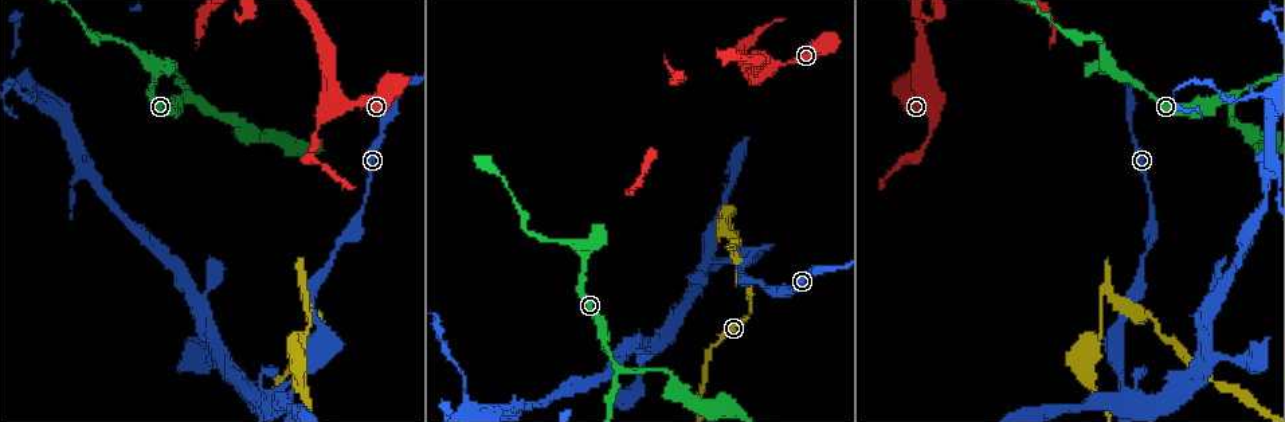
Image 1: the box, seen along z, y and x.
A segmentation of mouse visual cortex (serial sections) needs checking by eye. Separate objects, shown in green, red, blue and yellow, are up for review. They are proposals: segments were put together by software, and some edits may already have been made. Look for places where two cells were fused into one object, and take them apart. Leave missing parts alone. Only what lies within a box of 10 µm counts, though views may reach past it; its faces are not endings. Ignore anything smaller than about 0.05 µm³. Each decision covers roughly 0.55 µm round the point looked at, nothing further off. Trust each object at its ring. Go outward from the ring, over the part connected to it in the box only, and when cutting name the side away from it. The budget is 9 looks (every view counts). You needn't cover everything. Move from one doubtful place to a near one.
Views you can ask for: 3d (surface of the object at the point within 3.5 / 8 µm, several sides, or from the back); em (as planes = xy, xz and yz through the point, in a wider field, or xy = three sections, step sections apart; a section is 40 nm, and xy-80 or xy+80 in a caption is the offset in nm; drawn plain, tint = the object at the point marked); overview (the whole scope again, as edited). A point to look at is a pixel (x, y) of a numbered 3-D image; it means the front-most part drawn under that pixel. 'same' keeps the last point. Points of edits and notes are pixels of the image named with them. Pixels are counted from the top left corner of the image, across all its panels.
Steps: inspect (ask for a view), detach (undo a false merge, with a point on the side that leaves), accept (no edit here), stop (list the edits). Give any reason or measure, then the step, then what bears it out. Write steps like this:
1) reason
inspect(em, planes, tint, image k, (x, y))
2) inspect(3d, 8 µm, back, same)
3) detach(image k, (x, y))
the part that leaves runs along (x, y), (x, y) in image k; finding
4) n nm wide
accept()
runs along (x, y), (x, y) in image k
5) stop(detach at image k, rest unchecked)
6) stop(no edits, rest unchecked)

branch point
inspect(3d, 3.5 µm, image 1, (586, 245))

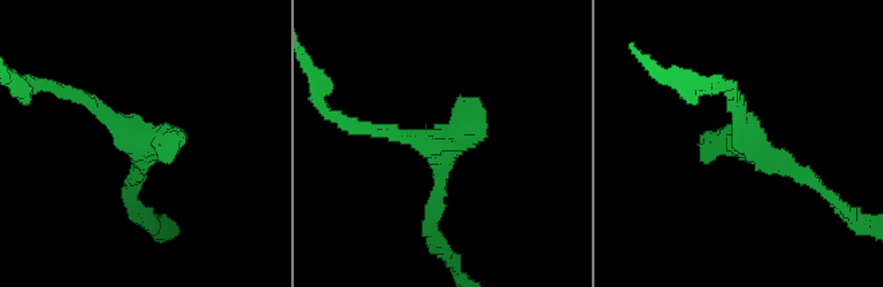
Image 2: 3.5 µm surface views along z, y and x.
inspect(em, xy, step 3, tint, image 2, (142, 142))

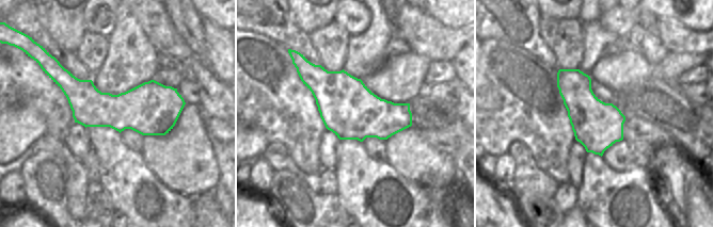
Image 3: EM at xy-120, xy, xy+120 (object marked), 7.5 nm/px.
inspect(em, planes, tint, same)

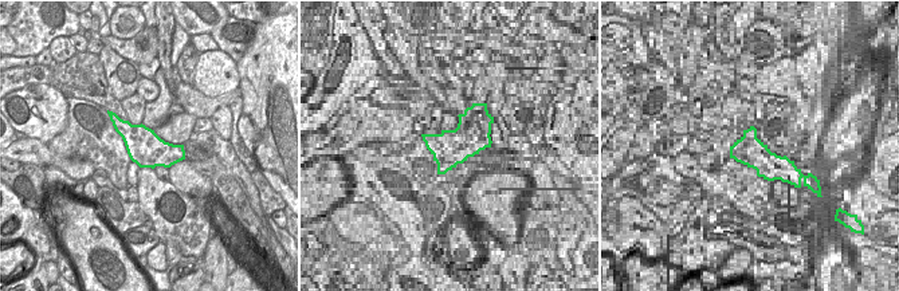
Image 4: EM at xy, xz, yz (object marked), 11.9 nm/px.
accept()
runs along (821, 189), (749, 144), (732, 94) in image 2; continuous, no second cell

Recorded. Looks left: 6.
thin neck
inspect(3d, 8 µm, back, image 1, (306, 314))

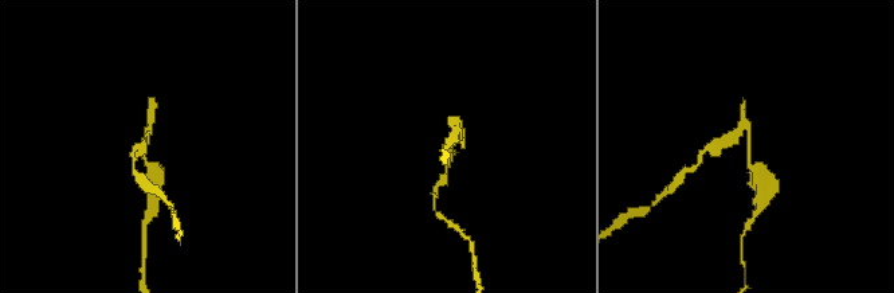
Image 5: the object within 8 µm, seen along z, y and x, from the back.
arms of 100, 250 nm; need the tissue
inspect(em, xy, step 3, tint, same)

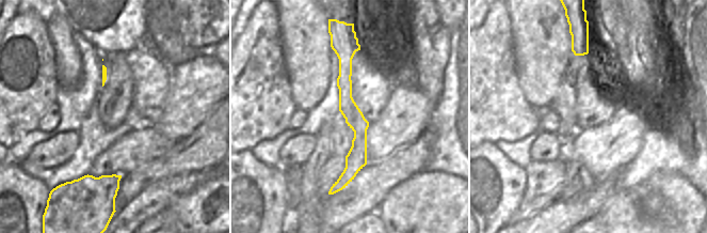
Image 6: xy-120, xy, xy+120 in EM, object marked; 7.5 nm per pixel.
140 nm wide
detach(image 5, (151, 165))
the part that leaves runs along (747, 128), (749, 164), (759, 180) in image 5; two cells meet here

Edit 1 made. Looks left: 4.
see it whole again
inspect(overview)

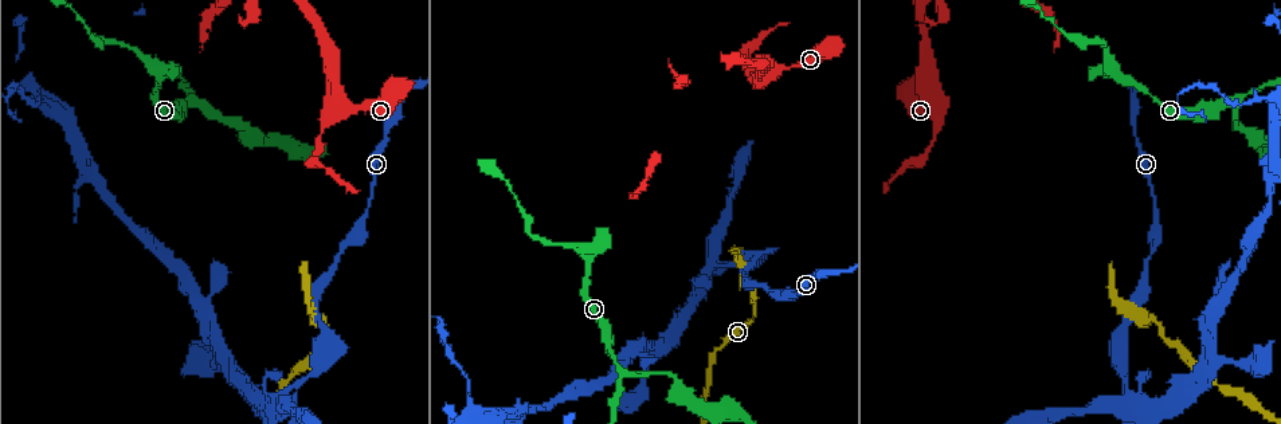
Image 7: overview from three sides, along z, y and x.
narrows sharply
inspect(3d, 3.5 µm, image 7, (746, 73))

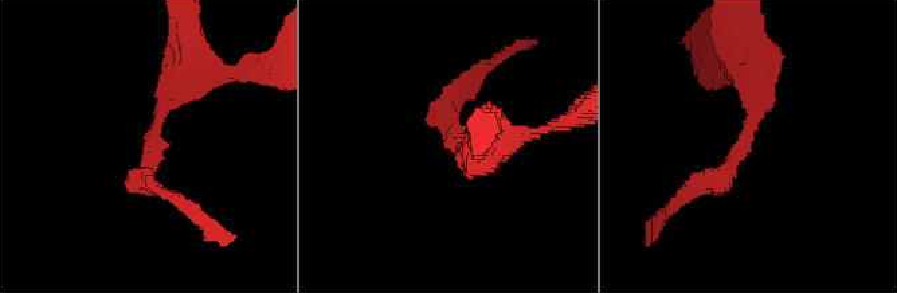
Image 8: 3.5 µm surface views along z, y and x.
arms of 250, 400 nm; now the EM
inspect(em, xy, step 2, tint, image 8, (158, 127))

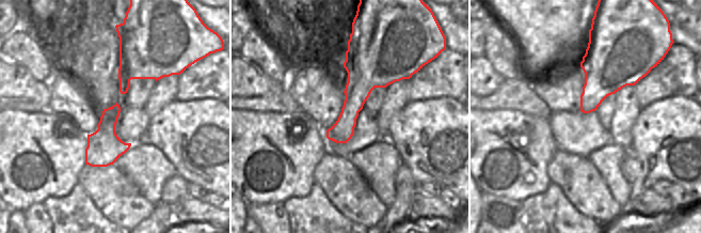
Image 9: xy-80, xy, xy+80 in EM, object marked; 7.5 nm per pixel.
cut it another way
inspect(em, xy, step 1, tint, same)

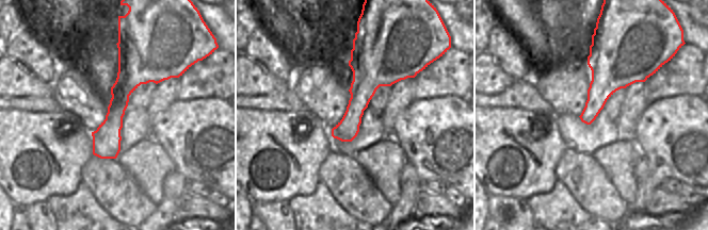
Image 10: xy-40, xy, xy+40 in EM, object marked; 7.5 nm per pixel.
accept()
runs along (743, 73), (749, 139), (697, 188) in image 8; all the same cell

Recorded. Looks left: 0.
stop(detach at image 5, rest unchecked)

